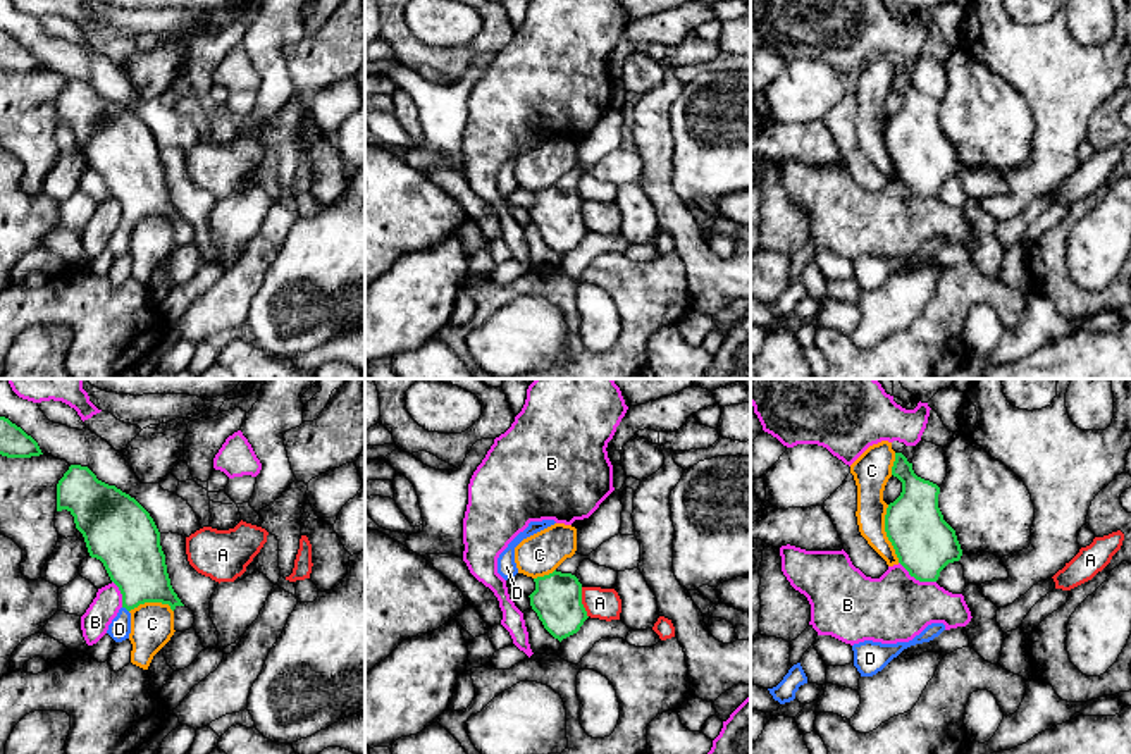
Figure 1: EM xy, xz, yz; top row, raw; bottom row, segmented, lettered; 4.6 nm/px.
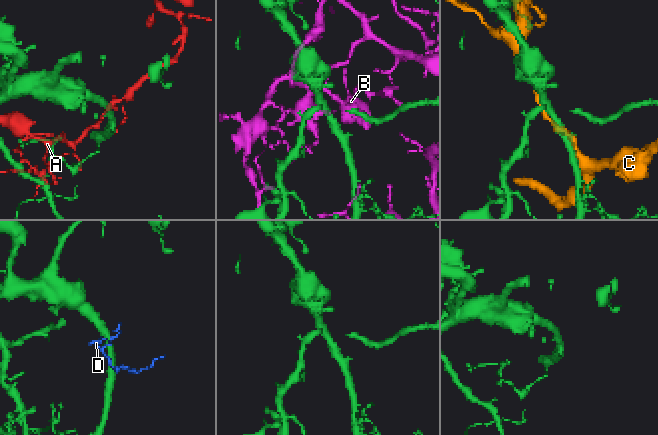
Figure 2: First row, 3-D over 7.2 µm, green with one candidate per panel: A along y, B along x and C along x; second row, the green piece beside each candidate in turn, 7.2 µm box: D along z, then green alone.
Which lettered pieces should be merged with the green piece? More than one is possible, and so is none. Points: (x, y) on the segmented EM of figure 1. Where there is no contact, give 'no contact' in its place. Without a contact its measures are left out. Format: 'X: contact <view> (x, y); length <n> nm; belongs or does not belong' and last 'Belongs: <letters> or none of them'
A: contact xz (580, 603); length 150 nm; does not belong
B: contact yz (916, 579); length 200 nm; does not belong
C: contact yz (887, 534); length 280 nm; does not belong
D: contact xy (126, 608); length 40 nm; belongs
Belongs: D

